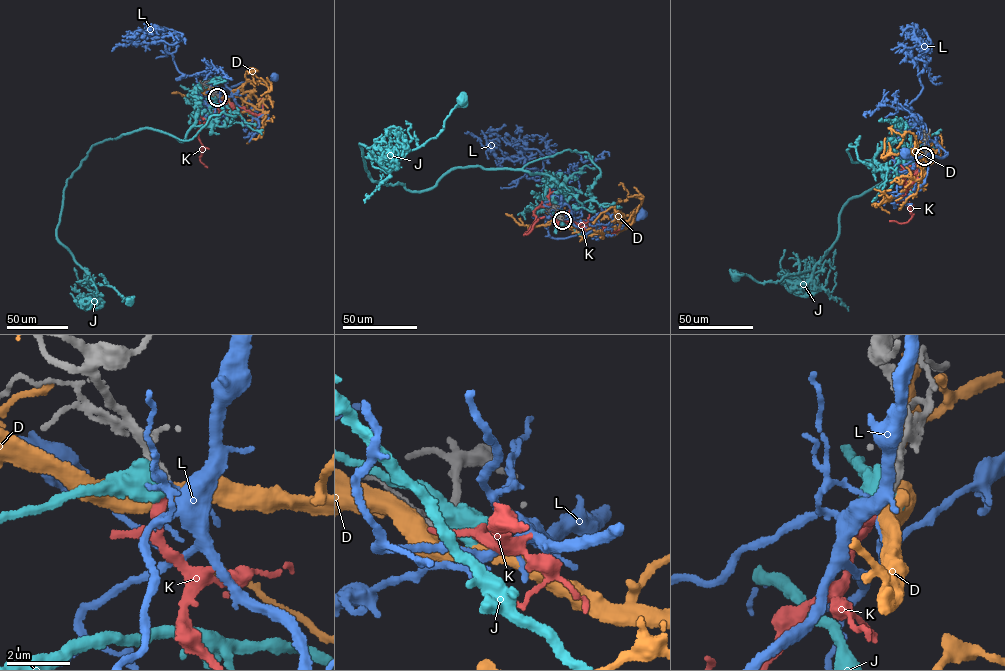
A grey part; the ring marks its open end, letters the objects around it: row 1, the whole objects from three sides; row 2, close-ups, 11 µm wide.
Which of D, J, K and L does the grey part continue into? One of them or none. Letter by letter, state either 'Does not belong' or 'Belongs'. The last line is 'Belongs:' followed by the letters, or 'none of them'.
D: Does not belong
J: Does not belong
K: Belongs
L: Does not belong
Belongs: K

